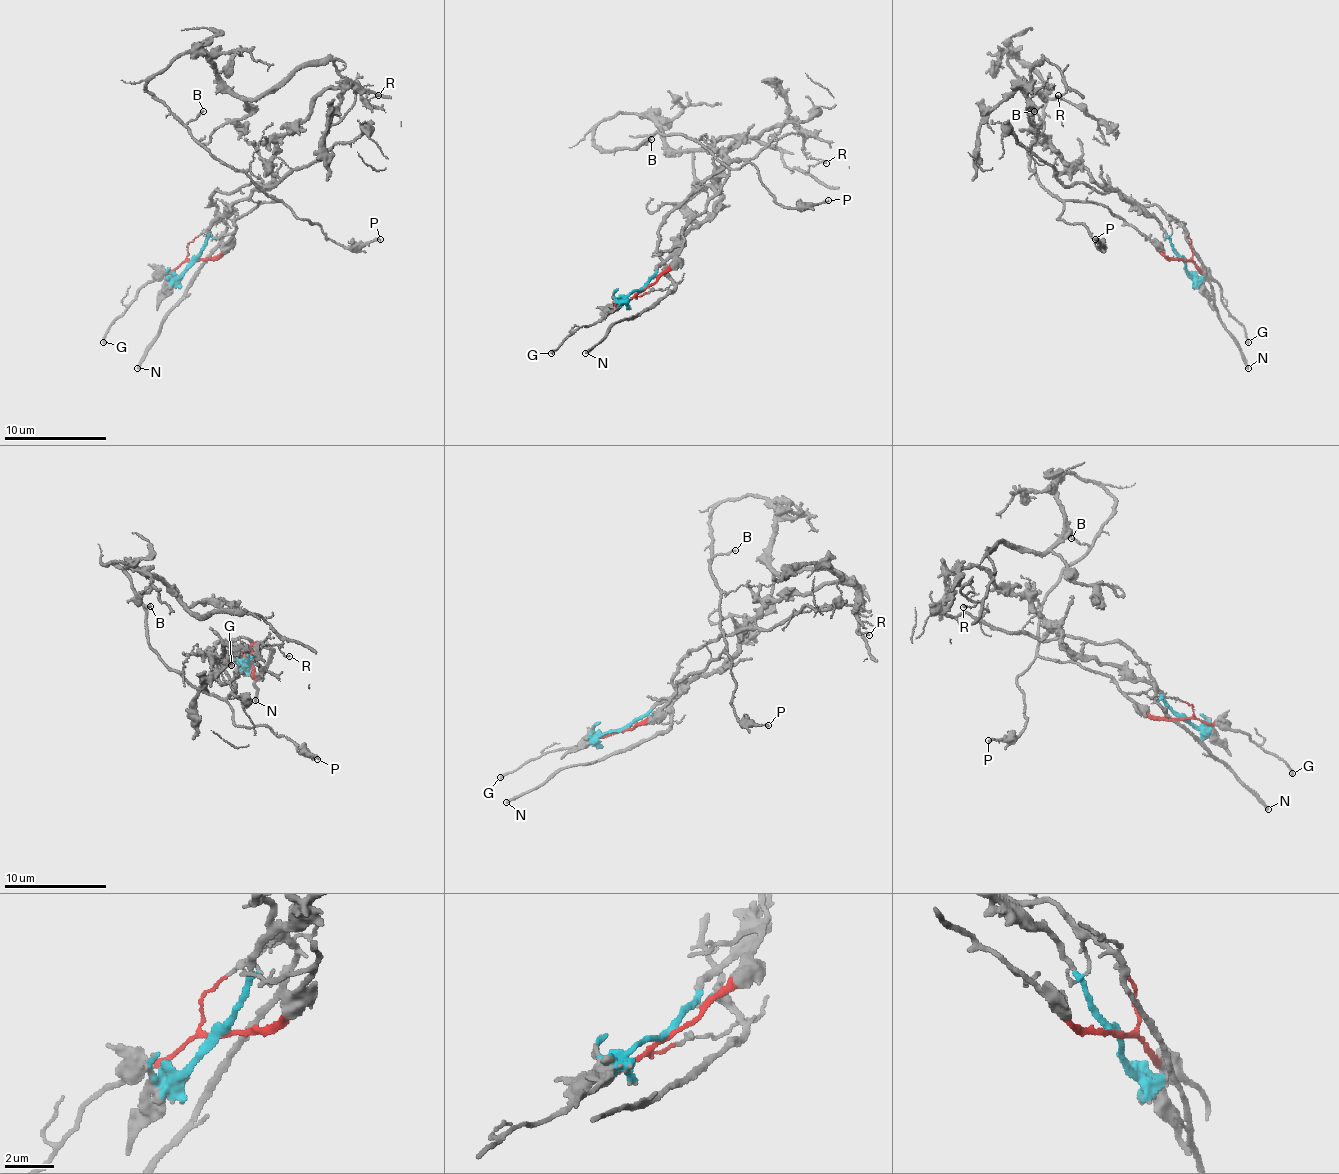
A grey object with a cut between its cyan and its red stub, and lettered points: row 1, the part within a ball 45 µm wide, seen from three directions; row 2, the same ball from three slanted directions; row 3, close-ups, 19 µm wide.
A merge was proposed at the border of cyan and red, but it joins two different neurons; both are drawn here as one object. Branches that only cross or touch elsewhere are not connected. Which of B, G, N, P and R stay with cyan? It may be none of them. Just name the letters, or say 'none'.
N

